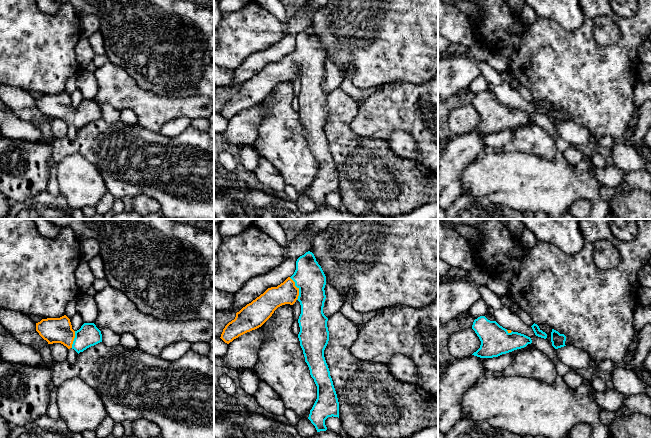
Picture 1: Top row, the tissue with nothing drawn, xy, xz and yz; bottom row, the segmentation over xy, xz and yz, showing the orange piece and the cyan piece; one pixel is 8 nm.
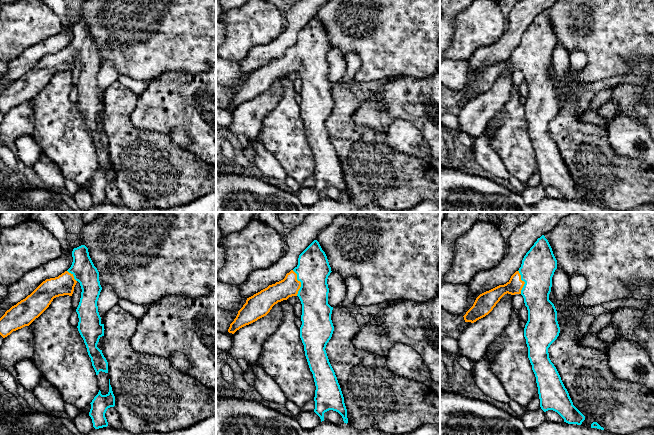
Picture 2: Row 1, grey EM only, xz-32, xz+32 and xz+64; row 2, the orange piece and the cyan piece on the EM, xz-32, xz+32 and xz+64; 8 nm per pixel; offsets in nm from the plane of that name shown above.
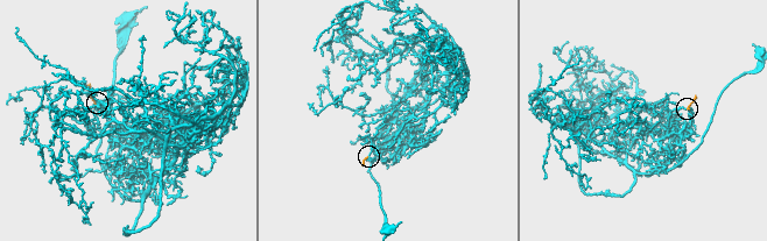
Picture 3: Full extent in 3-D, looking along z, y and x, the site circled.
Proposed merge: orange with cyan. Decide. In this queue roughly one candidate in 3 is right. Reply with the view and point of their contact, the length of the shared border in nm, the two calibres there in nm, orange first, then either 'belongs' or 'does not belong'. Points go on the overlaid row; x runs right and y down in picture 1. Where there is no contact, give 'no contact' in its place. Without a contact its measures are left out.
contact xz (297, 288); length 200 nm; calibres 180 and 240 nm; belongs

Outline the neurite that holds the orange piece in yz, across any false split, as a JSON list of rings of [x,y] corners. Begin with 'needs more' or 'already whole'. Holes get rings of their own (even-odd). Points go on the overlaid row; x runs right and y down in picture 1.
needs more; [[[485,316],[474,320],[472,329],[481,341],[480,348],[472,355],[480,358],[493,358],[526,347],[532,343],[530,337],[507,330],[496,321]]]

